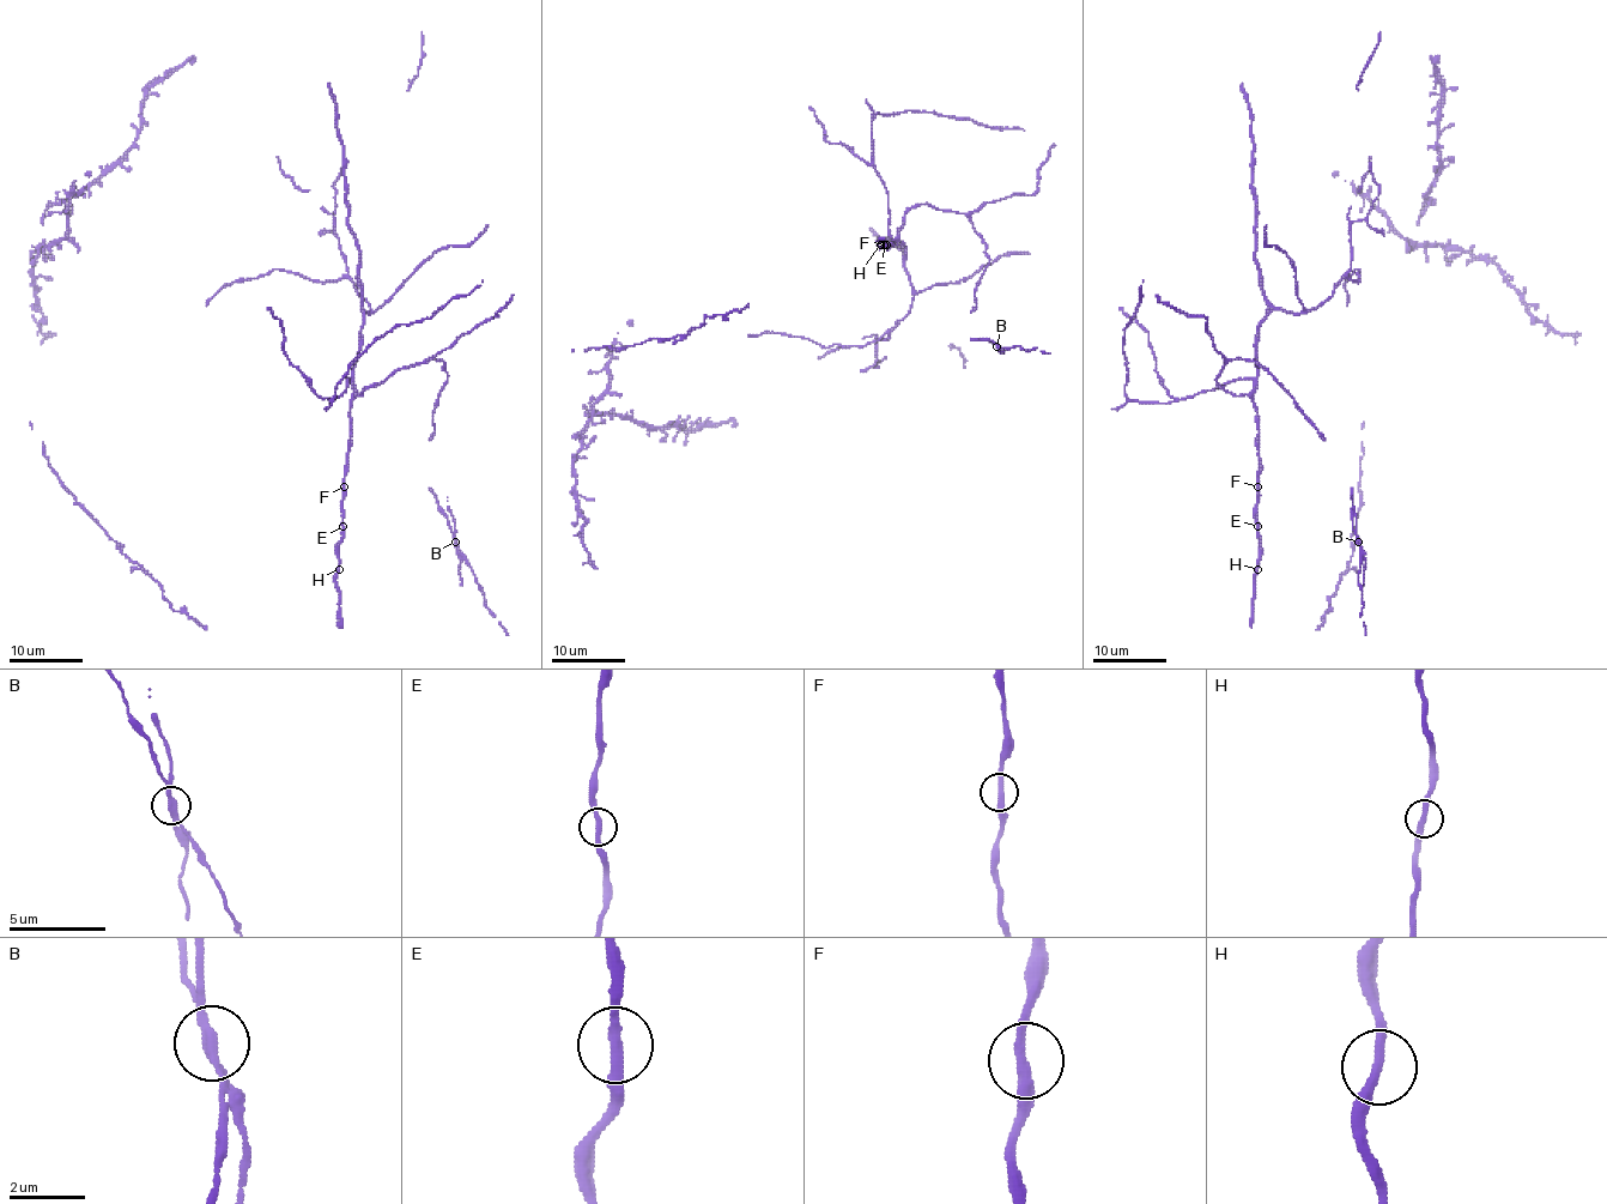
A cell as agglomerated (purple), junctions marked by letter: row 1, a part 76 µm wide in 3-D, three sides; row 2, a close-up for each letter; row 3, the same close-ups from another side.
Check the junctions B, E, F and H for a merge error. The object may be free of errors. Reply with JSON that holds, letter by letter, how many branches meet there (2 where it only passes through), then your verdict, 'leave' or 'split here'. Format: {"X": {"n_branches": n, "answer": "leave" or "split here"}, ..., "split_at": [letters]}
{"B": {"n_branches": 2, "answer": "split here"}, "E": {"n_branches": 2, "answer": "leave"}, "F": {"n_branches": 2, "answer": "leave"}, "H": {"n_branches": 2, "answer": "leave"}, "split_at": ["B"]}

